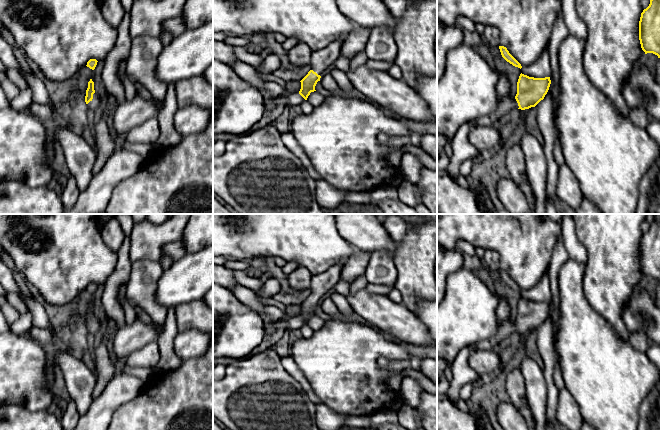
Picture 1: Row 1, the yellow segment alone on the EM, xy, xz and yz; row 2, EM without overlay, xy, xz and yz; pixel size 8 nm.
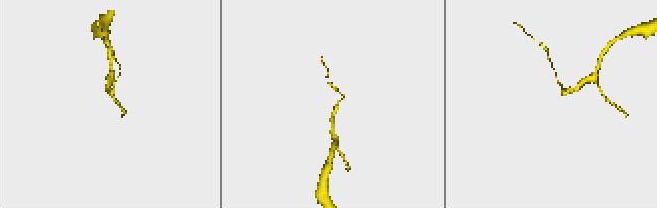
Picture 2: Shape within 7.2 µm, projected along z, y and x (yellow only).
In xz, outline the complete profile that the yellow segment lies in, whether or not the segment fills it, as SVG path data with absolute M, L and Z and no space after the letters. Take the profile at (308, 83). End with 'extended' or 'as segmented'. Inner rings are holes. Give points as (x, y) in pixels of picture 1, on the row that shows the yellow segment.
M341 36L326 47L312 51L309 63L311 70L300 81L301 89L299 94L305 100L307 100L311 92L316 91L315 86L320 81L323 72L339 58L344 40L345 37Z; extended

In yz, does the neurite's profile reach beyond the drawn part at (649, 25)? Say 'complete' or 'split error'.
complete

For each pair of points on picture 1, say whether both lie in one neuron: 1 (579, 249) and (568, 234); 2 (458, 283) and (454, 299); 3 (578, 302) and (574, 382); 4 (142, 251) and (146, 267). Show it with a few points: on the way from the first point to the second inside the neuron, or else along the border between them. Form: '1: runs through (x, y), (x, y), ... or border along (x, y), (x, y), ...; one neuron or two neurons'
1: runs through (575, 245), (569, 238); one neuron
2: runs through (458, 287), (458, 295); one neuron
3: runs through (578, 322), (578, 362); one neuron
4: border along (159, 260), (136, 260), (132, 263); two neurons

